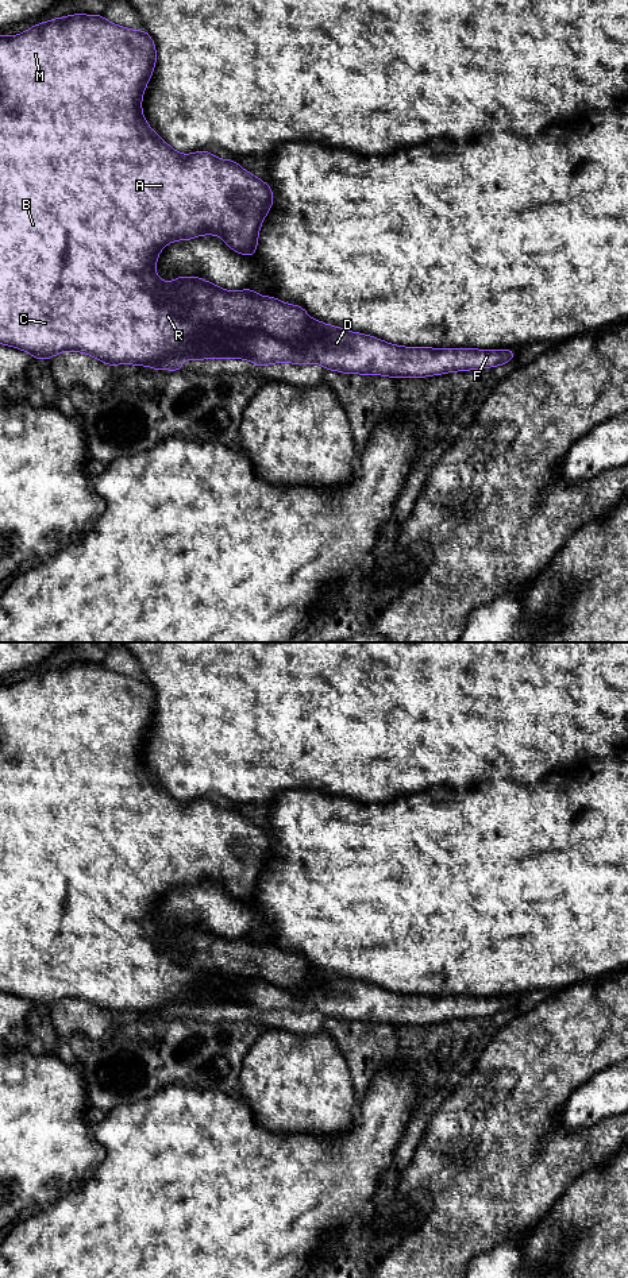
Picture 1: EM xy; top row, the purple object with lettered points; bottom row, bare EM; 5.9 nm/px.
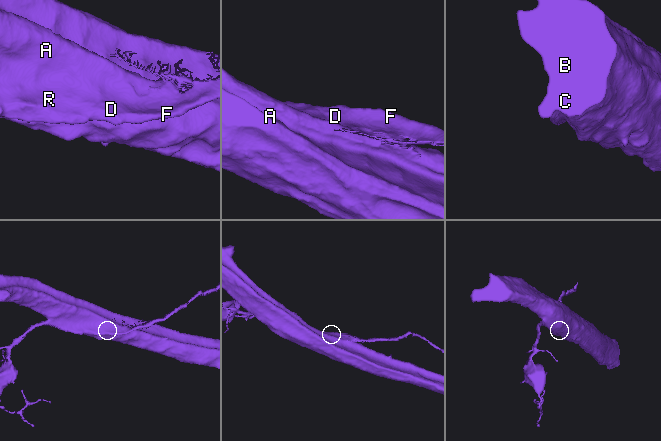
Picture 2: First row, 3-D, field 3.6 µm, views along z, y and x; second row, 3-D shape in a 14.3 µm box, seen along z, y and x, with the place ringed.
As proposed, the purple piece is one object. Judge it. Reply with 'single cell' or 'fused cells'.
fused cells

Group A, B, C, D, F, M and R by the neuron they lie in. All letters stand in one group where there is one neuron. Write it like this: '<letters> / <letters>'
A B C M R / D F

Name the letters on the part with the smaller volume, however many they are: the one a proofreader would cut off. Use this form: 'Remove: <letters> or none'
Remove: D, F

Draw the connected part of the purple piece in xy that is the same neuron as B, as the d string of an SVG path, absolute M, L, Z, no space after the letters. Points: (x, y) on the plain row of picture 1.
M100 661L55 665L19 683L0 683L0 992L26 999L39 1008L51 1007L62 999L74 999L90 1003L111 1015L126 1011L150 1013L153 1018L182 1019L185 1005L239 1007L239 993L230 991L231 982L243 987L262 980L300 995L312 981L321 981L327 974L332 974L312 968L303 954L281 950L273 943L261 945L254 937L228 939L199 924L186 923L173 930L162 930L155 922L155 911L163 895L173 888L190 888L200 883L216 881L232 899L253 906L258 895L261 872L274 849L270 834L246 819L232 806L224 808L207 798L182 803L149 775L142 762L142 744L155 710L155 691L145 677L120 675Z

